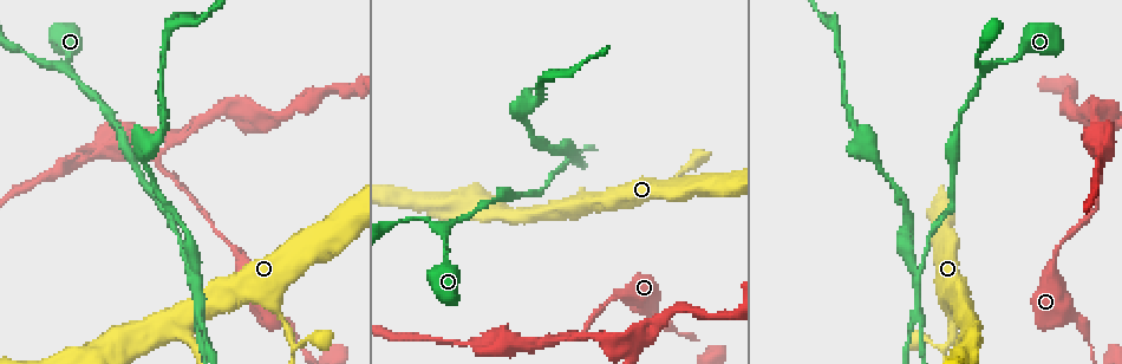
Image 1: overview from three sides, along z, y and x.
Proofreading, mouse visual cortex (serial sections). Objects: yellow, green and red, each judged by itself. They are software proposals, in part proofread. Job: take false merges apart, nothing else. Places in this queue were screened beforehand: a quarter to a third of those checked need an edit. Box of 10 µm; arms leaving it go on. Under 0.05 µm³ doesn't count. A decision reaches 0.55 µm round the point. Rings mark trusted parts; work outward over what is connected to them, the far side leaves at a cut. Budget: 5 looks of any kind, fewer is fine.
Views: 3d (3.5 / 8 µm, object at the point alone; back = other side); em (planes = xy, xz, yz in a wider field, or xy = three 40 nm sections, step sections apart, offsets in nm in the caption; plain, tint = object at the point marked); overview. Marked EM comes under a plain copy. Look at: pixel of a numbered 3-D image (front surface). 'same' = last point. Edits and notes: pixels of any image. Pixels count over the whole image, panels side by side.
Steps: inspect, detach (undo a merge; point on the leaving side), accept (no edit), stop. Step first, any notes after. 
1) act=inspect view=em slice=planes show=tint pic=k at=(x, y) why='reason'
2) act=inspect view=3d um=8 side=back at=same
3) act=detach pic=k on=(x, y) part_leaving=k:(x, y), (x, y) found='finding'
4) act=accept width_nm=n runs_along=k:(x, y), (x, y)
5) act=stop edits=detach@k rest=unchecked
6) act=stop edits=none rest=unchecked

act=inspect view=3d um=8 pic=1 at=(446, 231) why='arms part here'

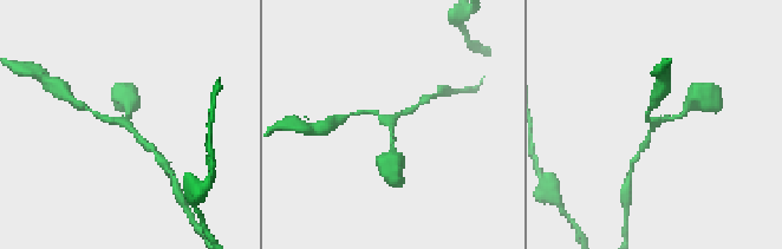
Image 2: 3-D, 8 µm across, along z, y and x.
act=inspect view=em slice=xy step=5 show=tint at=same why='need the tissue'

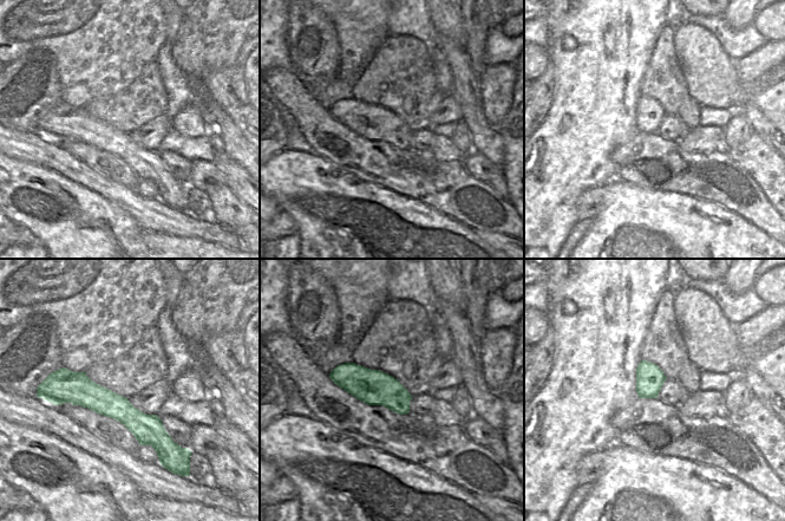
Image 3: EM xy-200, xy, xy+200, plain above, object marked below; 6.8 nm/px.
act=accept found='continuous, no second cell'

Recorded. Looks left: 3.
act=inspect view=3d um=3.5 pic=1 at=(160, 160) why='a fork'

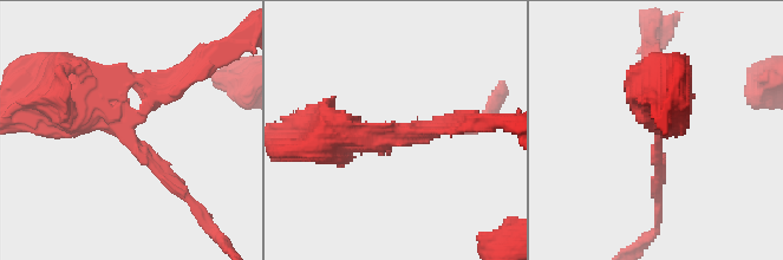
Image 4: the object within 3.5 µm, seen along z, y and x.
act=inspect view=em slice=xy step=3 show=tint pic=4 at=(659, 137)

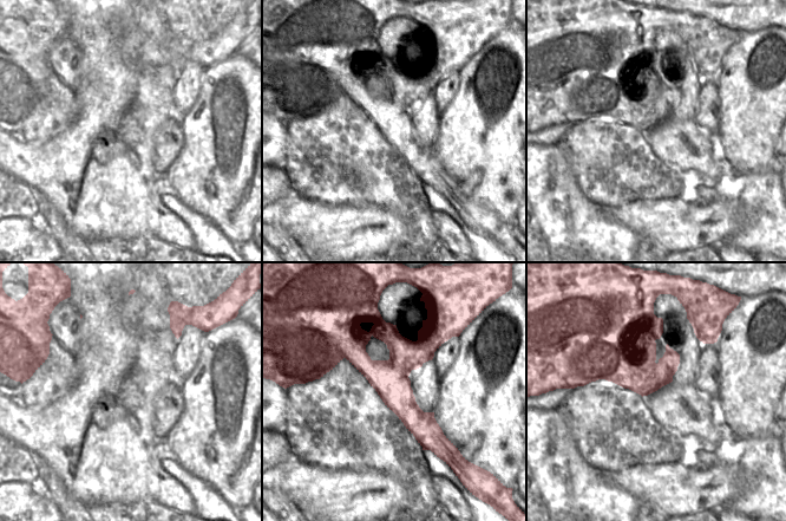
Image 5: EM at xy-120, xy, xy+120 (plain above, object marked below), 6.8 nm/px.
act=inspect view=em slice=xy step=1 show=tint at=same

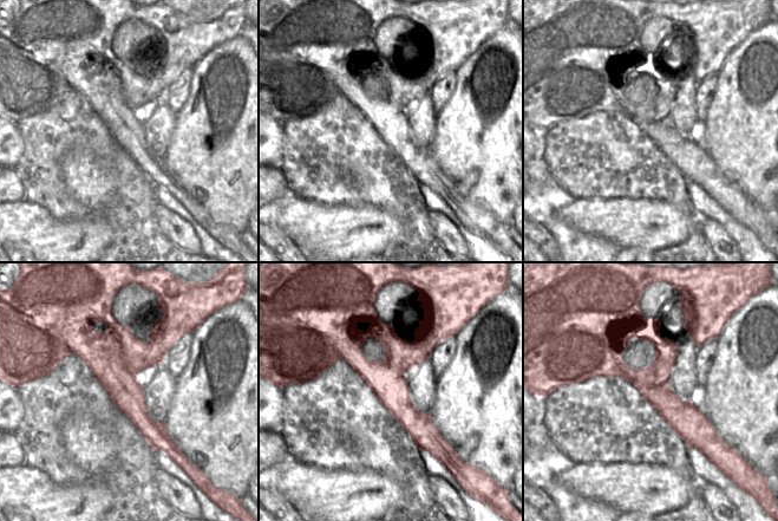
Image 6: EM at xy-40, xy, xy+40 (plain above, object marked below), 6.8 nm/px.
act=detach pic=4 on=(60, 85) width_nm=260 part_leaving=4:(132, 143), (132, 117), (201, 59) found='two cells meet here'

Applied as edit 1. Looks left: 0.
act=stop edits=detach@4 rest=unchecked

